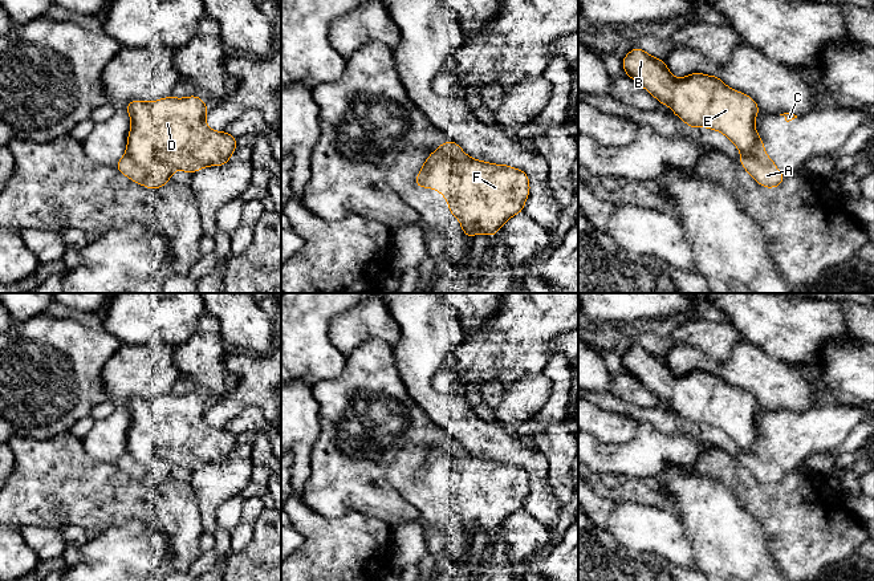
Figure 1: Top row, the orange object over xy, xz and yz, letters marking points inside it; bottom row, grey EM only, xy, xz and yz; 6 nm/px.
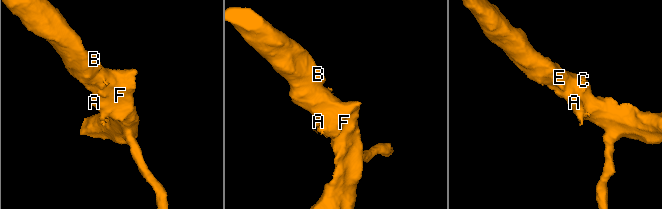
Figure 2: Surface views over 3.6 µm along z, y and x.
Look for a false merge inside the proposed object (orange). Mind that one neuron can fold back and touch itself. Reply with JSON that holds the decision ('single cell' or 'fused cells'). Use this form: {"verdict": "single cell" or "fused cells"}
{"verdict": "single cell"}

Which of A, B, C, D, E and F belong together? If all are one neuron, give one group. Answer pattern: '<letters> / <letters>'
A B C D E F

